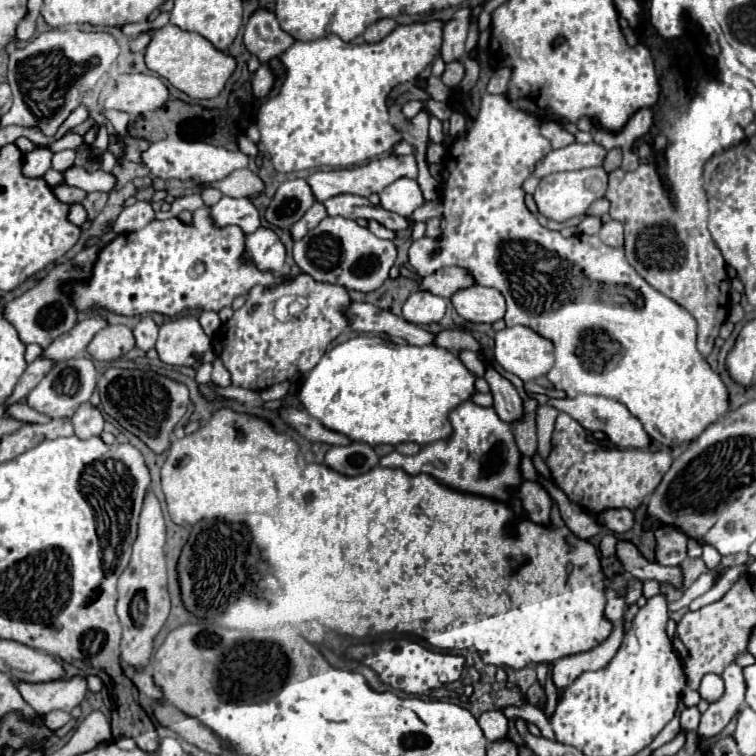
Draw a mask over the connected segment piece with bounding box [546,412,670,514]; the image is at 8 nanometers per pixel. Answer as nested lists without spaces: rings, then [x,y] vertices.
[[[560,412],[556,418],[556,426],[554,426],[554,434],[552,434],[552,450],[550,456],[546,460],[552,480],[566,492],[566,496],[582,506],[584,510],[588,510],[590,514],[598,514],[604,508],[628,508],[628,510],[636,510],[642,500],[654,492],[654,488],[658,486],[658,482],[664,478],[666,470],[670,468],[670,450],[662,448],[662,452],[648,452],[648,450],[638,450],[638,448],[600,448],[596,446],[592,450],[592,444],[586,440],[586,432],[584,428],[566,412]]]

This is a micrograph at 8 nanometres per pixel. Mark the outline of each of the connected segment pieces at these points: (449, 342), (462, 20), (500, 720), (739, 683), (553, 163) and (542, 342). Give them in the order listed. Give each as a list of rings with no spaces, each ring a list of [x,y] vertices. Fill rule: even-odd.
[[[442,330],[438,334],[434,334],[434,346],[440,346],[440,348],[446,348],[450,352],[456,352],[456,350],[462,350],[462,348],[468,348],[472,352],[478,352],[480,350],[480,344],[472,338],[470,332],[466,330]]]
[[[460,8],[454,18],[444,26],[444,42],[442,42],[442,50],[440,50],[440,58],[450,64],[450,62],[460,62],[466,54],[464,50],[464,40],[468,34],[468,16],[470,16],[470,8]]]
[[[490,710],[490,712],[484,712],[480,718],[478,718],[478,724],[484,732],[484,736],[494,742],[494,740],[500,740],[508,734],[508,718],[498,712],[498,710]]]
[[[738,664],[726,666],[726,670],[722,672],[722,680],[724,680],[722,698],[712,702],[700,718],[698,738],[702,742],[708,742],[714,736],[718,736],[728,726],[728,722],[734,718],[734,714],[740,710],[740,706],[744,704],[744,696],[746,696],[744,668]]]
[[[574,142],[566,148],[560,150],[552,150],[540,164],[538,170],[534,172],[536,178],[544,178],[546,174],[552,172],[562,172],[562,170],[582,170],[582,168],[590,168],[590,166],[602,166],[606,158],[606,150],[596,144],[580,144]]]
[[[528,326],[504,328],[494,342],[496,362],[524,382],[546,376],[554,364],[554,344]]]

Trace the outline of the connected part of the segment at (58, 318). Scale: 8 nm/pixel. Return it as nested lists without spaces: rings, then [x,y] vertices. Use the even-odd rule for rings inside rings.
[[[98,246],[90,248],[90,250],[82,250],[72,258],[62,258],[58,260],[56,268],[52,268],[40,284],[36,284],[34,288],[30,288],[28,292],[24,292],[22,296],[10,300],[4,304],[4,318],[16,328],[20,340],[24,344],[38,344],[42,348],[46,348],[54,338],[66,334],[74,324],[76,324],[76,316],[78,312],[72,308],[70,298],[60,290],[60,286],[68,280],[76,280],[82,278],[86,280],[90,276],[92,270],[92,262],[98,254]]]

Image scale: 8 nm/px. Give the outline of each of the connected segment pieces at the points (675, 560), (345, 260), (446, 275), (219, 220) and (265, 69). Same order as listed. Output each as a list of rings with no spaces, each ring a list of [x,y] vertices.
[[[658,524],[654,530],[654,558],[660,566],[678,566],[686,558],[686,534],[670,524]]]
[[[326,216],[302,240],[294,242],[292,254],[302,272],[318,282],[338,284],[358,292],[372,292],[380,288],[388,278],[388,272],[396,260],[396,246],[392,240],[382,240],[370,234],[368,228],[358,226],[354,220],[342,216]]]
[[[450,266],[450,268],[440,268],[434,274],[426,276],[418,288],[428,290],[428,292],[442,296],[442,298],[450,298],[458,290],[470,288],[474,284],[476,284],[476,280],[468,270],[458,268],[458,266]]]
[[[222,196],[222,200],[218,204],[210,206],[210,214],[212,214],[216,226],[236,224],[244,230],[244,234],[252,234],[262,224],[260,212],[250,198]]]
[[[262,64],[252,76],[252,94],[254,94],[254,98],[256,100],[266,98],[268,92],[272,90],[272,86],[274,86],[274,80],[276,80],[276,76],[274,76],[272,68],[268,64]]]

